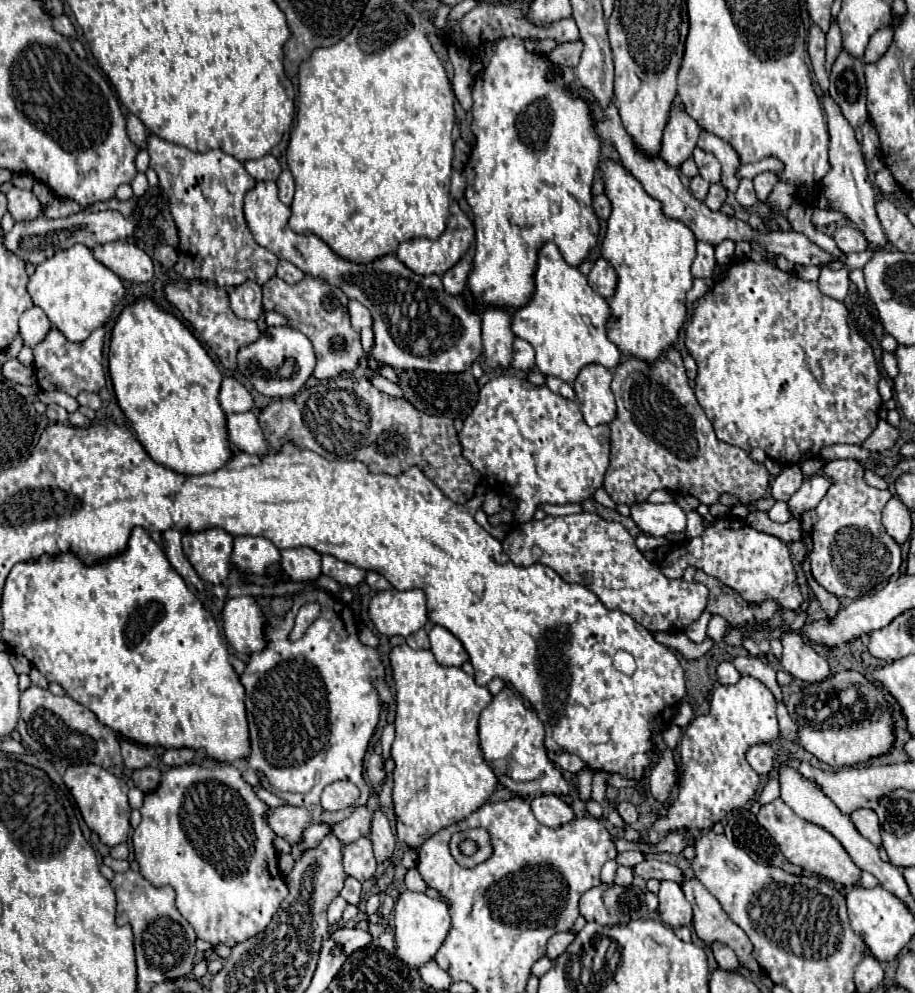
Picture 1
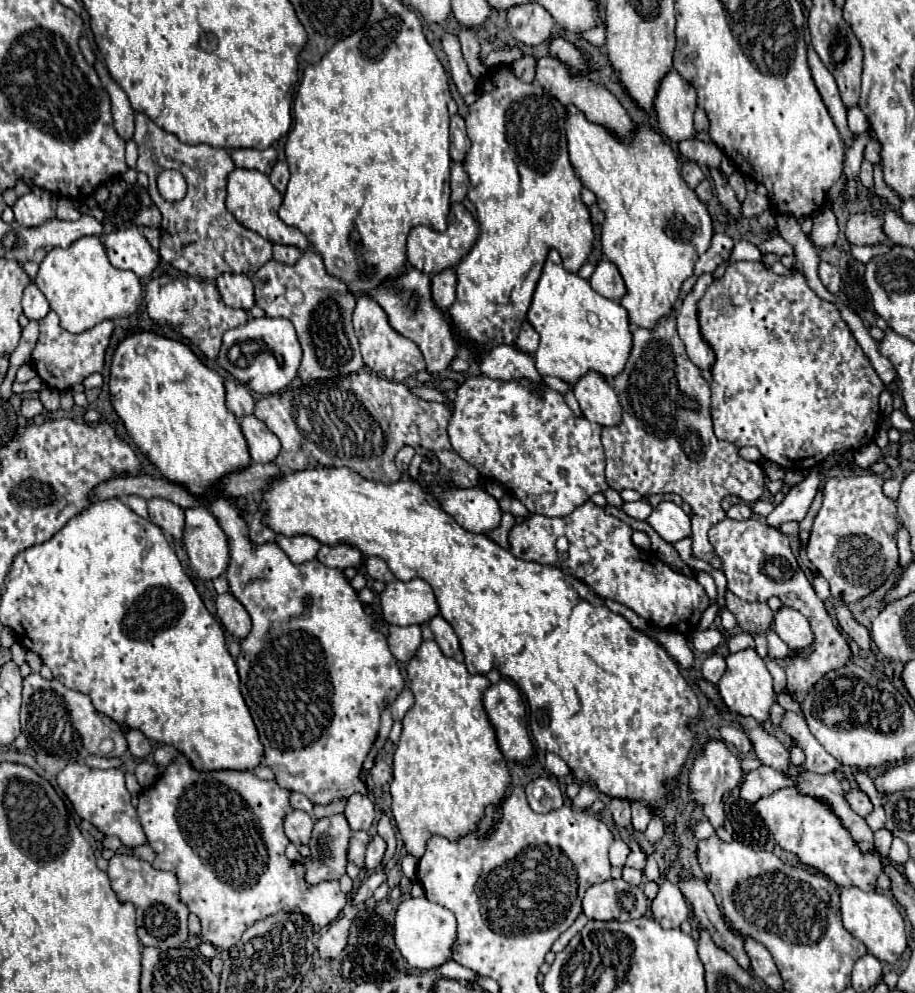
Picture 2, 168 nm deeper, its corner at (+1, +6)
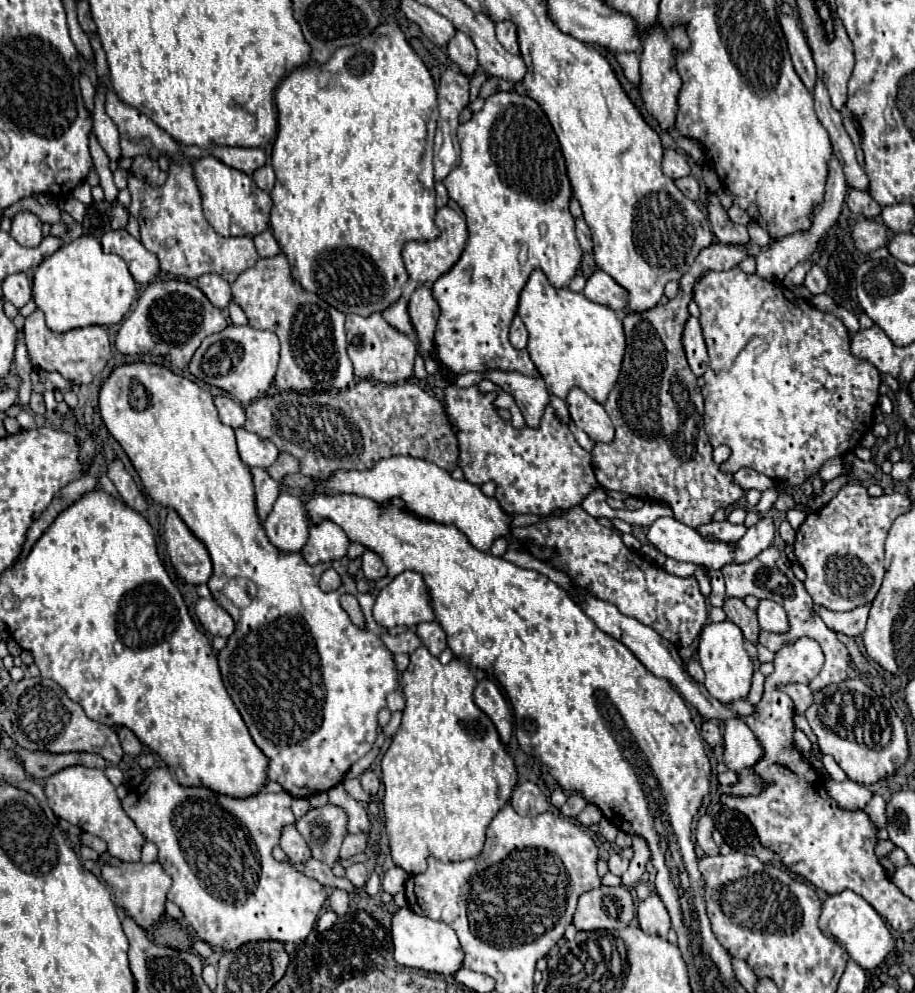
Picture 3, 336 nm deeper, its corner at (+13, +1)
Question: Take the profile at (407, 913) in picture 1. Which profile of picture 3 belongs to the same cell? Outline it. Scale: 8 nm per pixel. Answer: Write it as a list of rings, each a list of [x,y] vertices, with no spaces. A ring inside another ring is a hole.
[[[403,907],[393,915],[391,933],[393,933],[393,945],[395,945],[395,961],[399,965],[423,969],[429,973],[441,973],[441,975],[453,975],[463,965],[465,953],[459,945],[459,939],[455,931],[441,921],[421,917],[413,913],[409,907]]]

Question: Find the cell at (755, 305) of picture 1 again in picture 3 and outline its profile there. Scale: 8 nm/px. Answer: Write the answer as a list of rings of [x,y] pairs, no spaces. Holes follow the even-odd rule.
[[[733,267],[729,271],[709,271],[699,281],[699,285],[695,289],[695,303],[701,309],[701,319],[699,321],[701,321],[705,343],[707,343],[709,357],[711,357],[709,369],[703,375],[703,379],[705,379],[705,387],[703,387],[705,433],[709,437],[711,445],[727,445],[731,449],[729,459],[719,465],[719,469],[723,473],[731,473],[733,475],[741,467],[751,467],[751,469],[767,475],[771,481],[781,483],[783,487],[795,487],[795,485],[805,483],[813,475],[817,475],[823,463],[827,463],[829,459],[843,457],[847,451],[853,449],[853,445],[857,447],[857,443],[861,443],[861,437],[865,433],[865,423],[867,423],[867,429],[871,429],[871,423],[873,423],[873,409],[875,409],[877,399],[879,399],[881,373],[869,361],[861,363],[859,359],[855,359],[849,353],[849,333],[847,333],[845,325],[837,317],[817,311],[809,301],[797,299],[787,287],[763,281],[757,275],[743,273],[739,267]]]

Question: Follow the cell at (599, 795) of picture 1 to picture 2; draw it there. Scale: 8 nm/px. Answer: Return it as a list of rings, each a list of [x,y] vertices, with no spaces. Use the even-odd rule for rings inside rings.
[[[583,784],[583,786],[581,786],[581,792],[579,792],[577,798],[573,800],[573,806],[585,810],[585,808],[589,808],[597,798],[599,798],[599,790],[593,788],[593,786],[589,786],[589,784]]]

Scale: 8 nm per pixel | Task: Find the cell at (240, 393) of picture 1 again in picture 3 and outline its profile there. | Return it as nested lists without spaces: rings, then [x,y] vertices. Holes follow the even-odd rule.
[[[219,395],[219,397],[215,397],[215,407],[217,407],[219,417],[221,417],[221,421],[225,425],[229,425],[233,429],[243,427],[243,423],[245,423],[245,411],[243,411],[239,401],[231,399],[229,395]]]

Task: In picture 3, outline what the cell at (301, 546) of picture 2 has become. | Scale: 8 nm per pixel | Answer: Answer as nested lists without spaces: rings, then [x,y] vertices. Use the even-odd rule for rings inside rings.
[[[289,491],[279,493],[273,511],[265,519],[267,537],[281,551],[299,551],[309,535],[309,517],[305,501]]]

